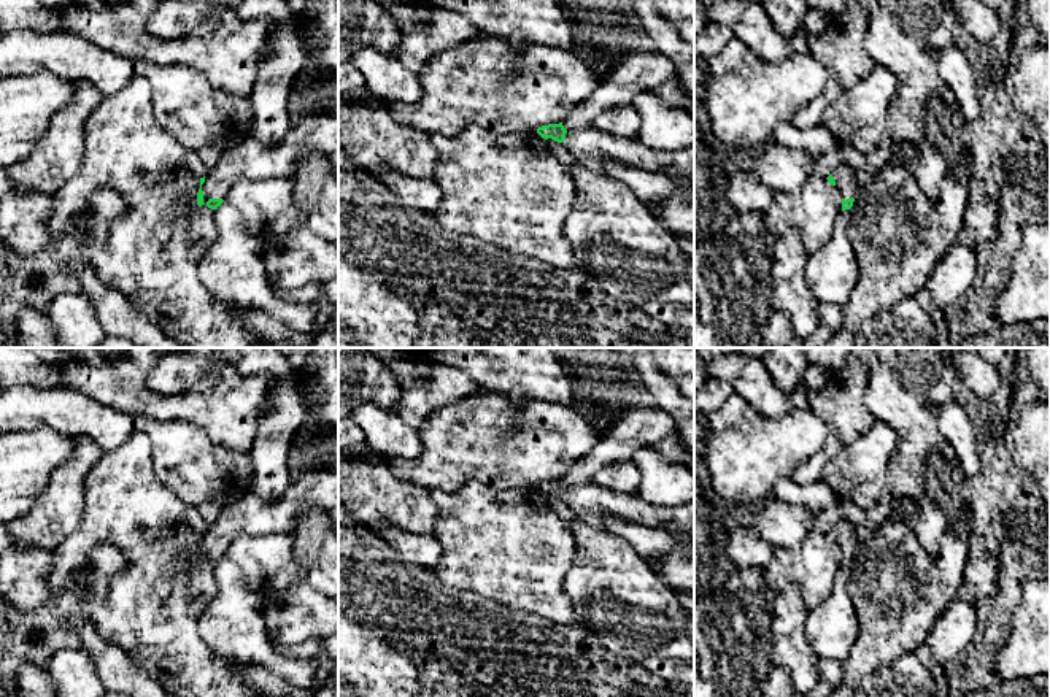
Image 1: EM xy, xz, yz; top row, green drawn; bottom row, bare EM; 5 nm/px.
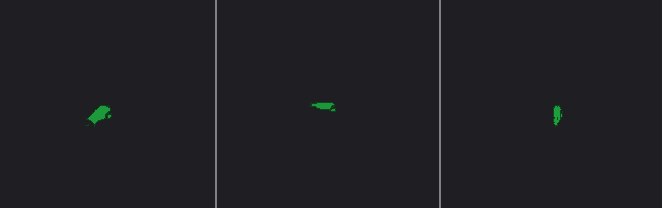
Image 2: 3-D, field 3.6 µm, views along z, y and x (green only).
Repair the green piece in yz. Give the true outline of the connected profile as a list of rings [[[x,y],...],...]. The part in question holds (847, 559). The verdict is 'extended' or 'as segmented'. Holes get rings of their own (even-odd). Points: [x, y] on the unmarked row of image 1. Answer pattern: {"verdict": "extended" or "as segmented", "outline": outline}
{"verdict": "extended", "outline": [[[850,521],[837,522],[828,533],[828,538],[836,541],[842,549],[842,567],[850,565],[855,557],[855,549],[859,545],[856,537],[856,524]]]}

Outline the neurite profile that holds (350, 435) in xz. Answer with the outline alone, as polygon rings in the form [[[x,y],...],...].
[[[349,418],[338,419],[338,449],[359,449],[365,445],[362,429]]]

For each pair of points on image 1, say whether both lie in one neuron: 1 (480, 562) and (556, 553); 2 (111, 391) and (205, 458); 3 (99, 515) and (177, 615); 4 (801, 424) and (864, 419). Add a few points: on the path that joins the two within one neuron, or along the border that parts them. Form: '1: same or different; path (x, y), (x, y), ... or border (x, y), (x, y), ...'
1: same; path (499, 553), (537, 553)
2: different; border (108, 405), (129, 413), (181, 419)
3: same; path (126, 535), (175, 588)
4: different; border (818, 415), (829, 427)

